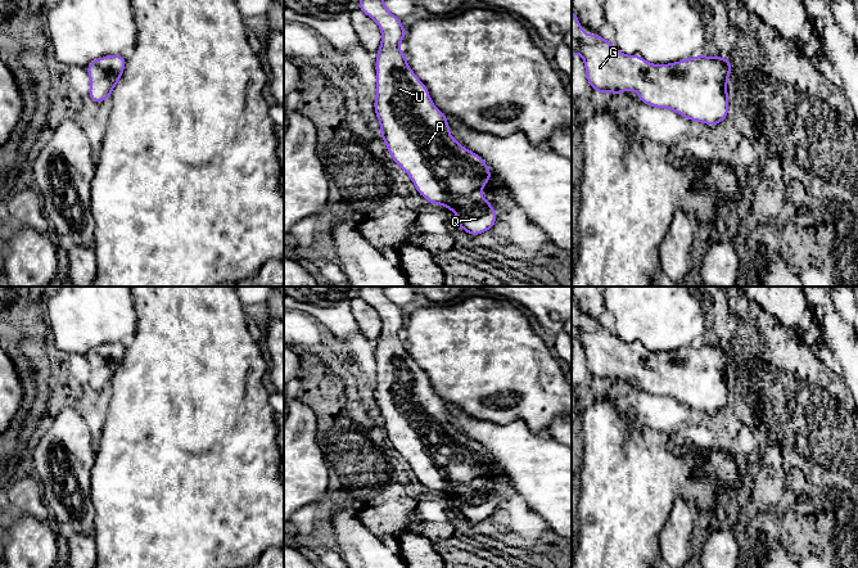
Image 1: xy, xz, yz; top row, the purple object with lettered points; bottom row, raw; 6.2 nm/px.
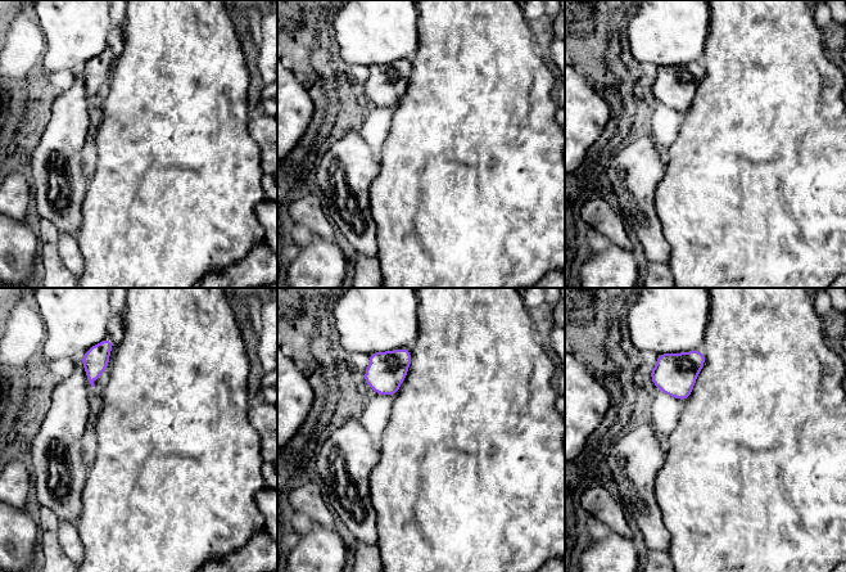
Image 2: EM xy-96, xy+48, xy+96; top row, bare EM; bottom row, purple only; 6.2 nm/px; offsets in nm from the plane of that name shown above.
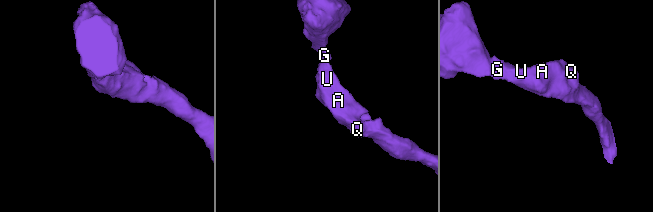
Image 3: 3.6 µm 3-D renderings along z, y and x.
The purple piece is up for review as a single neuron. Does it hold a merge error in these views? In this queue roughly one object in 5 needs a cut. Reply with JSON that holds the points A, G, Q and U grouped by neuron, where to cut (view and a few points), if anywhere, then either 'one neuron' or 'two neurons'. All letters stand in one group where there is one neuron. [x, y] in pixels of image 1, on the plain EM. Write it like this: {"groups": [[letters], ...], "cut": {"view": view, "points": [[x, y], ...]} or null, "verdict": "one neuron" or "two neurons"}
{"groups": [["A", "G", "Q", "U"]], "cut": null, "verdict": "one neuron"}

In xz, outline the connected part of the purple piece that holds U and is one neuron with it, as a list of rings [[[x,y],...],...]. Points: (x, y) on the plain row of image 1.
[[[361,287],[358,297],[372,306],[381,319],[381,332],[376,339],[374,396],[389,443],[411,465],[417,481],[428,491],[442,492],[459,505],[459,515],[471,524],[488,519],[496,513],[496,497],[480,484],[486,470],[492,466],[488,454],[482,445],[450,423],[446,402],[434,395],[424,370],[408,355],[406,342],[398,337],[406,319],[401,307],[384,294],[384,287]]]

